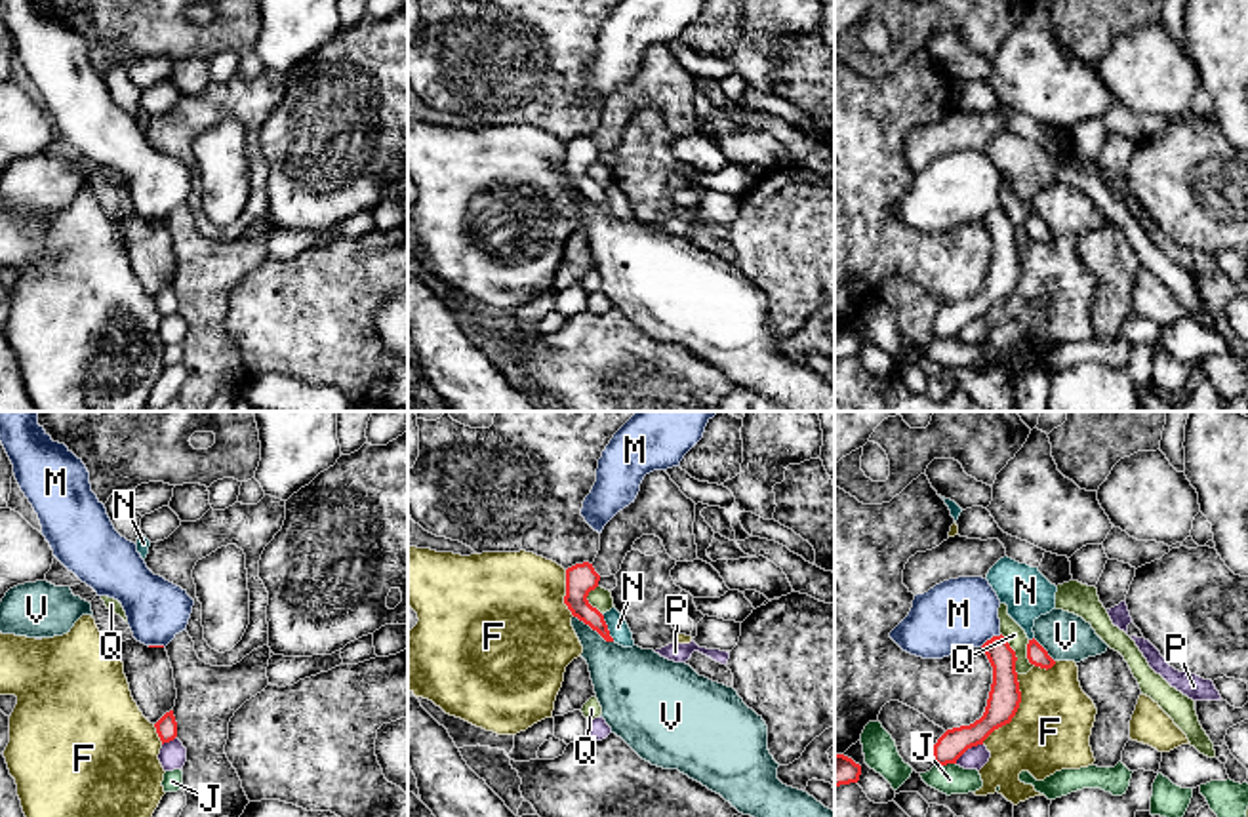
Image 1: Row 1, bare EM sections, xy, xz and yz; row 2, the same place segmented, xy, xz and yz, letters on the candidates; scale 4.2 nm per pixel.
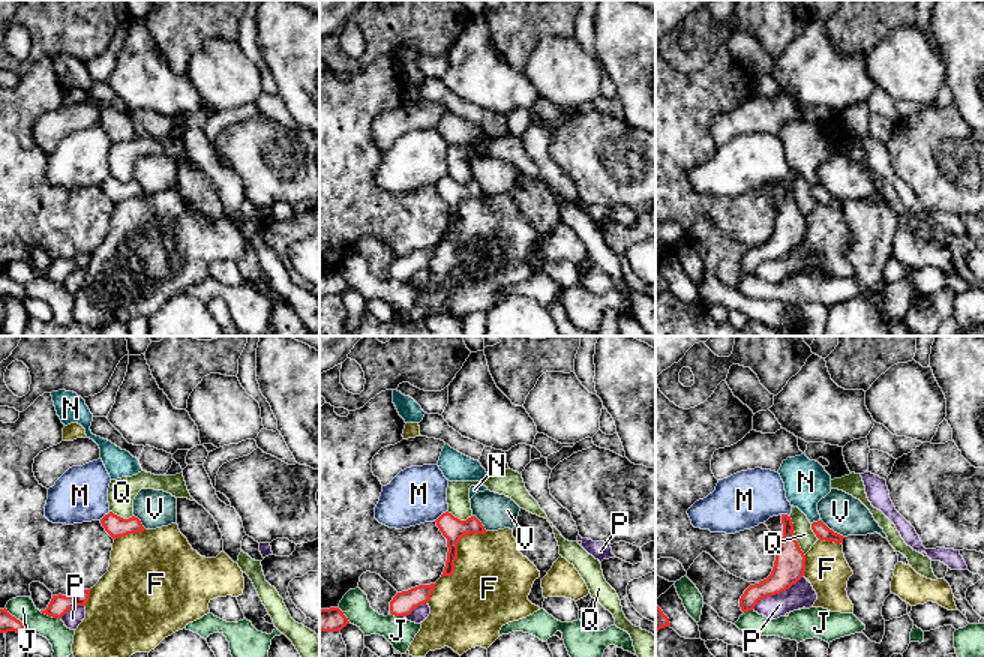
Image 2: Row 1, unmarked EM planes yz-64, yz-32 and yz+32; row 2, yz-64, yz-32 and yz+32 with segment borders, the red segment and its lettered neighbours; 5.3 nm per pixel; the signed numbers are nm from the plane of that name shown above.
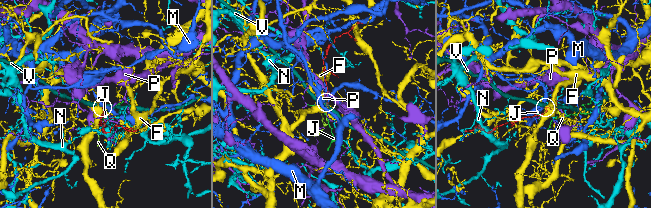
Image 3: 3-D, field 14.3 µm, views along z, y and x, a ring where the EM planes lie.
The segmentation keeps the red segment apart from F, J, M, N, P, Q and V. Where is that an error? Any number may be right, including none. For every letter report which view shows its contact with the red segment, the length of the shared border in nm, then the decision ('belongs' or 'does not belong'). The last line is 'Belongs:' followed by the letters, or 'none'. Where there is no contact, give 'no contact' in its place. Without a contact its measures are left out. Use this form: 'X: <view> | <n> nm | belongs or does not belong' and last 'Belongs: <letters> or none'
F: yz | 340 nm | does not belong
J: yz | 90 nm | does not belong
M: yz | 110 nm | does not belong
N: xz | 130 nm | does not belong
P: yz | 150 nm | does not belong
Q: yz | 190 nm | does not belong
V: xz | 200 nm | does not belong
Belongs: none

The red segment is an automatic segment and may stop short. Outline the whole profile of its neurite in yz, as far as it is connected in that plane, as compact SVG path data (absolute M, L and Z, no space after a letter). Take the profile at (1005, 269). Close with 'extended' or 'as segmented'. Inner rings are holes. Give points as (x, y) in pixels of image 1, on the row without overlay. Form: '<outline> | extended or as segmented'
M1002 208L993 209L981 221L993 240L985 286L974 297L947 303L937 312L932 326L936 339L956 337L968 322L983 318L995 303L1010 297L1019 282L1021 265L1016 246L1016 225Z | as segmented

